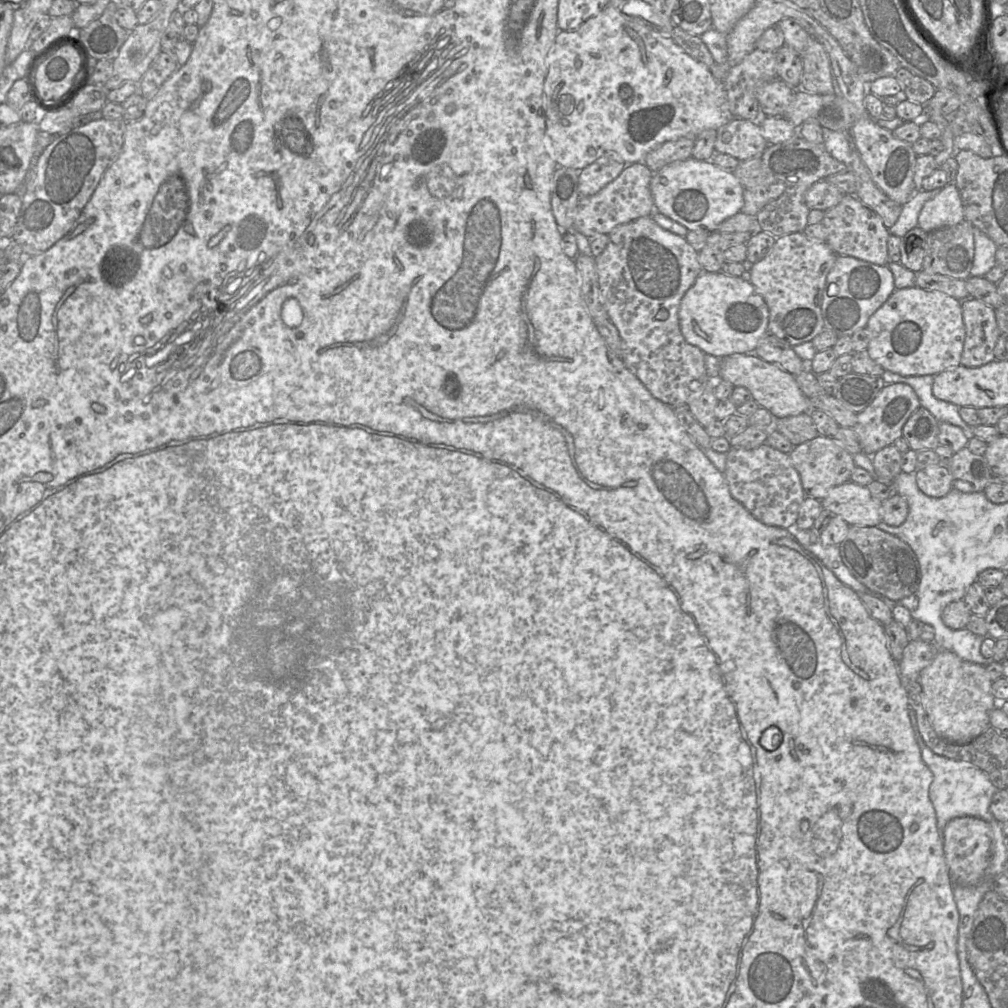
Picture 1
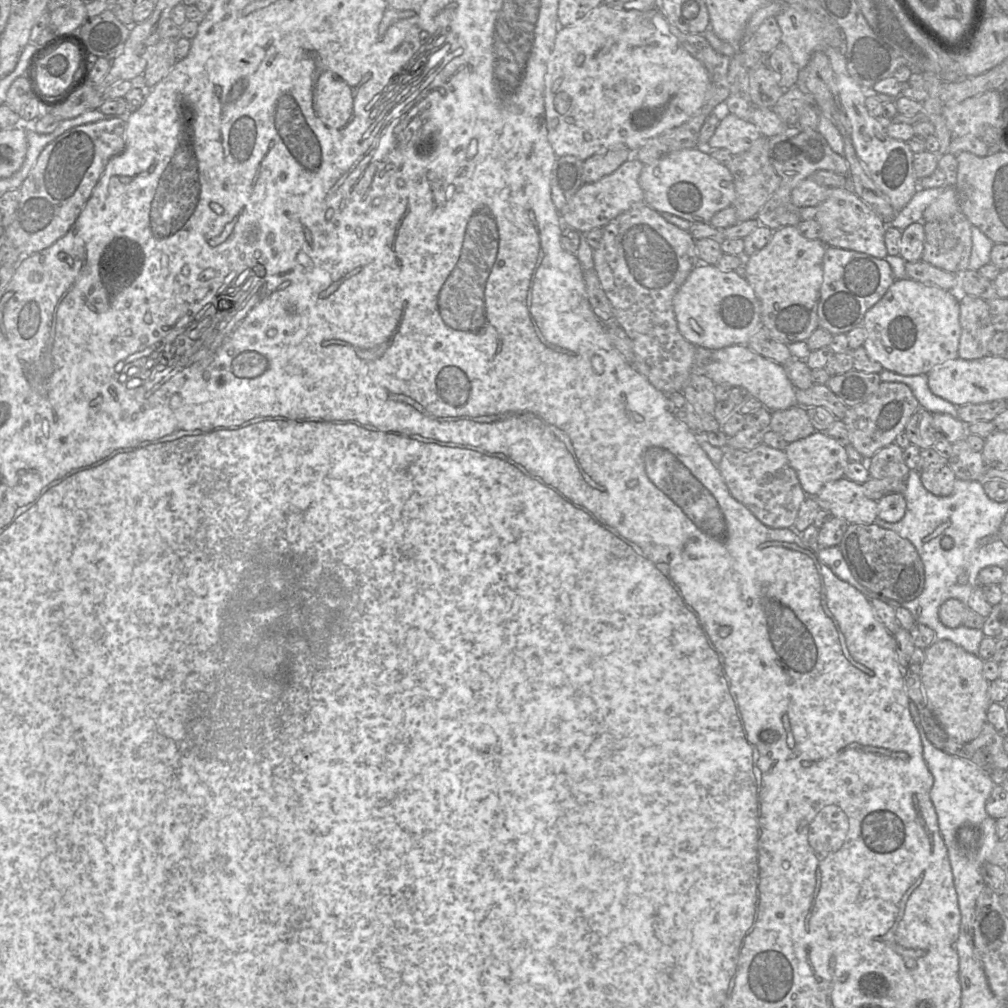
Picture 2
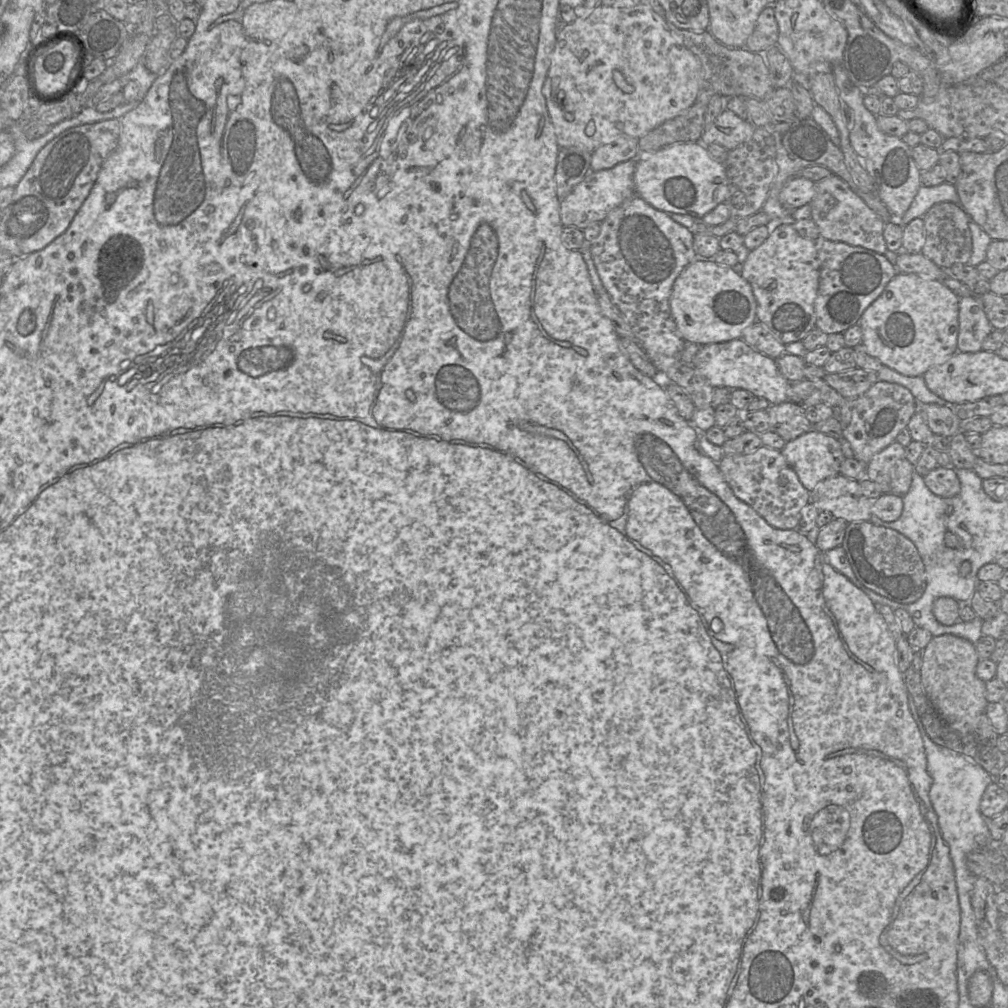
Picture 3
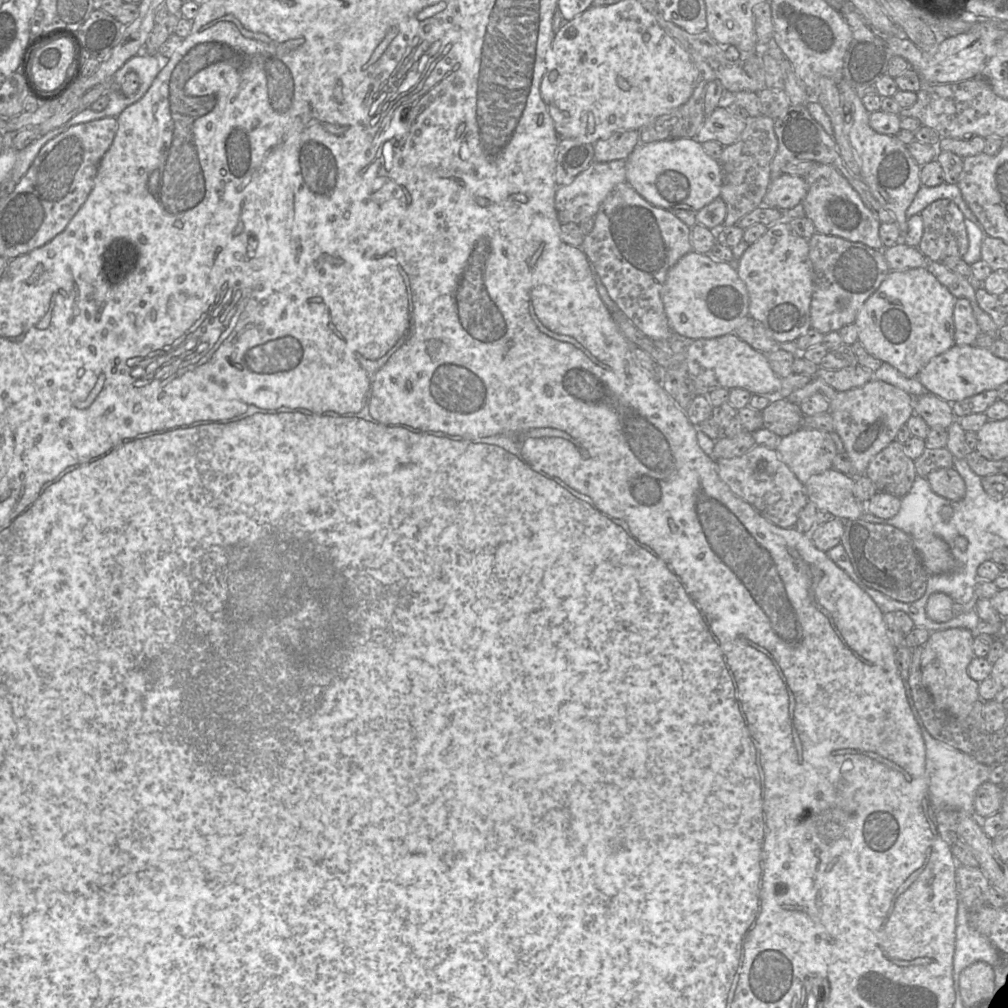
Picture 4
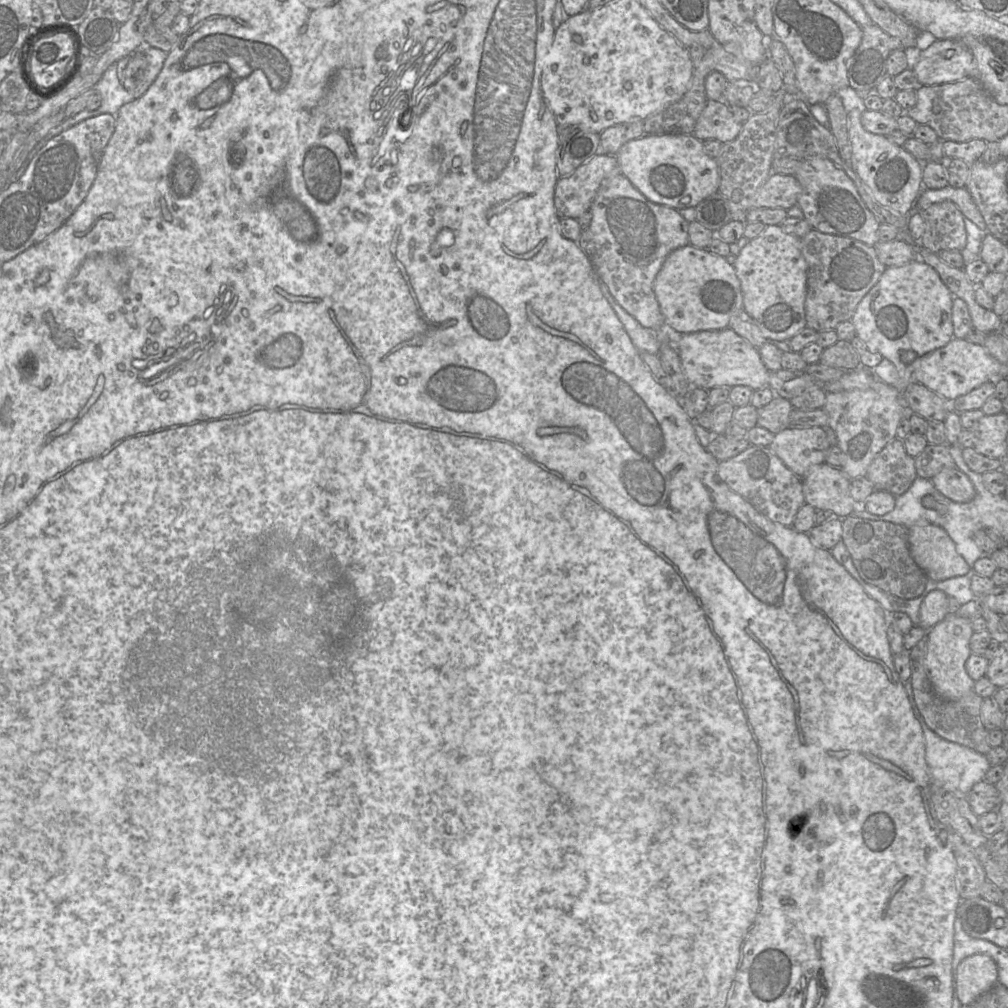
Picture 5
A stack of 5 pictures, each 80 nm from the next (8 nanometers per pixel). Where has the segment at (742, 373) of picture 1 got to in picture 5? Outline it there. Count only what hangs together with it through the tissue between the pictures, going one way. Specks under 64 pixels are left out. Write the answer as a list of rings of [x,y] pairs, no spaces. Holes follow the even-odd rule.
[[[727,327],[721,330],[683,334],[677,345],[682,368],[691,386],[707,391],[714,387],[748,386],[758,390],[769,386],[770,371],[761,360],[758,348]]]

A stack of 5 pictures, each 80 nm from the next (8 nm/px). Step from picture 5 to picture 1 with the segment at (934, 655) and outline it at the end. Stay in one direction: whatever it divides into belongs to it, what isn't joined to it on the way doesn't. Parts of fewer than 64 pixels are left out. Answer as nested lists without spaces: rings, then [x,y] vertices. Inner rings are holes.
[[[939,650],[933,662],[922,670],[919,676],[922,686],[922,701],[936,733],[944,740],[956,744],[967,744],[990,727],[990,713],[999,706],[992,694],[993,682],[986,666],[966,661],[948,650]]]

